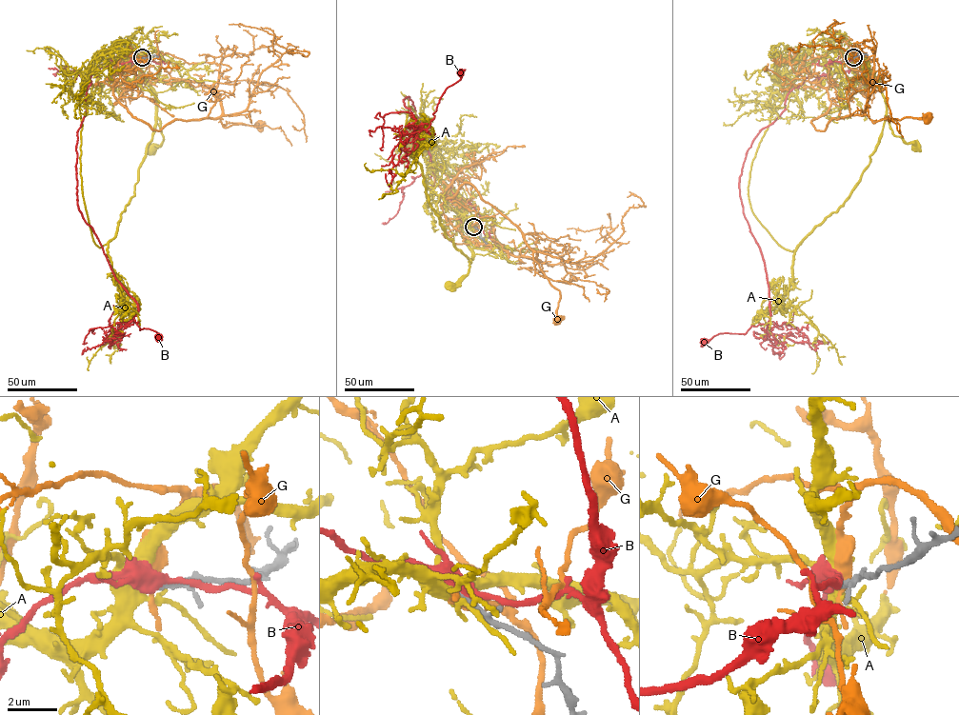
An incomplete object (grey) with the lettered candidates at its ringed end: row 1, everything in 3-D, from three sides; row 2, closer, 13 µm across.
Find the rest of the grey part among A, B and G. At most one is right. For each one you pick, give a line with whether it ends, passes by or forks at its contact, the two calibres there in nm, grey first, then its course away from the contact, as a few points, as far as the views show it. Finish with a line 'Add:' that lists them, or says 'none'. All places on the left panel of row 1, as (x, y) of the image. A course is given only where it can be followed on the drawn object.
A: it passes by | 200/480 nm | via (142, 58), (138, 60), (130, 58), (151, 89), (164, 139), (159, 146), (154, 146), (149, 150)
Add: A

